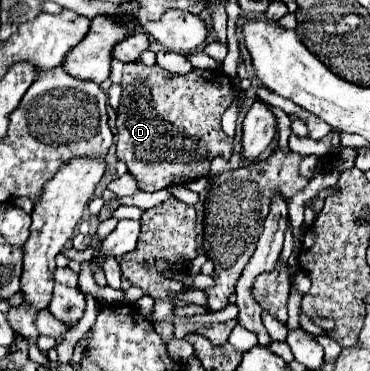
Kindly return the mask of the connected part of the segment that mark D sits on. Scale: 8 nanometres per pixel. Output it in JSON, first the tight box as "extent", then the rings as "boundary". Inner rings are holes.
{"extent":[116,60,244,192],"boundary":[[[140,60],[136,62],[130,62],[130,64],[124,64],[124,74],[122,74],[122,104],[120,104],[120,112],[118,112],[118,118],[116,118],[116,128],[118,128],[118,142],[116,142],[116,156],[118,160],[126,162],[128,166],[128,172],[136,178],[138,182],[138,188],[142,192],[156,192],[156,190],[162,190],[162,188],[168,188],[168,186],[174,186],[174,184],[188,184],[196,178],[202,178],[208,174],[210,170],[210,162],[216,158],[216,156],[224,156],[226,160],[232,156],[232,138],[228,138],[222,128],[220,128],[220,118],[222,114],[226,112],[226,108],[234,102],[234,100],[240,100],[240,104],[244,102],[244,94],[238,96],[238,92],[234,90],[230,78],[226,74],[222,74],[220,70],[192,70],[190,74],[186,76],[180,76],[180,74],[172,74],[164,68],[160,68],[158,64],[154,66],[144,66]]]}

